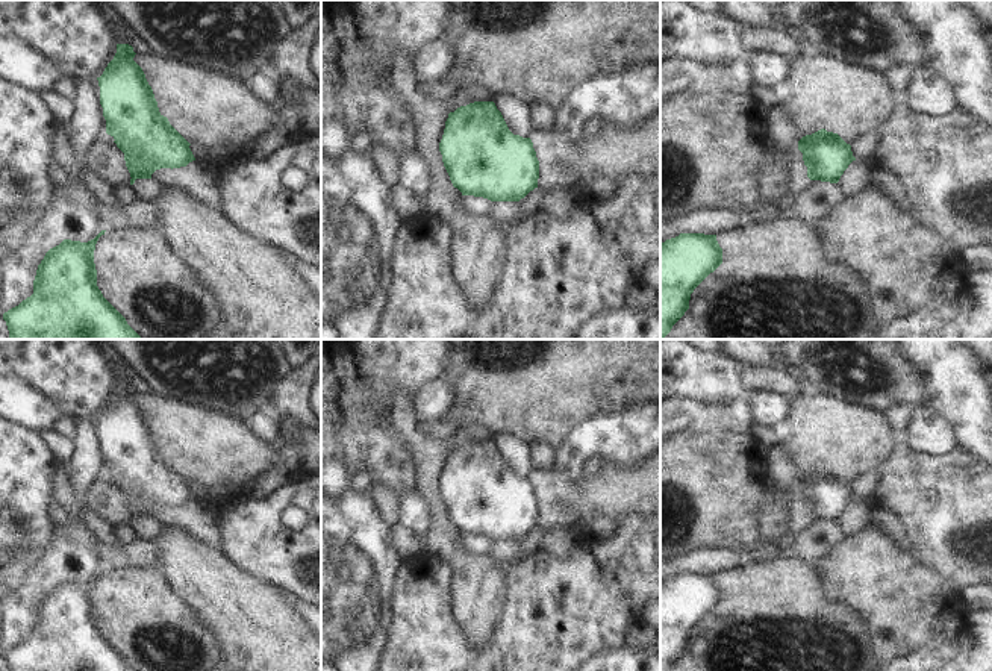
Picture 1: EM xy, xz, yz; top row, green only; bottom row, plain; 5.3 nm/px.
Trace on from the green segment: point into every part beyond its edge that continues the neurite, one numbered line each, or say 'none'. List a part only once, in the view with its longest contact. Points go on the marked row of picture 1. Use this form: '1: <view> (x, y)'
none

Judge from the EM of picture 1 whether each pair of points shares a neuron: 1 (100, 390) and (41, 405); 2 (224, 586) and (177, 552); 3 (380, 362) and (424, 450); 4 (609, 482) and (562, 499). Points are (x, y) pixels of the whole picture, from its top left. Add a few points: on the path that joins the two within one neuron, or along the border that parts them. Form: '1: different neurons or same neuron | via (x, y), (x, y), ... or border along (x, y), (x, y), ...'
1: different neurons | border along (28, 379), (50, 396), (67, 415)
2: same neuron | via (212, 583), (190, 562)
3: different neurons | border along (411, 396), (396, 385), (388, 400)
4: same neuron | via (597, 494), (589, 499), (574, 499)

